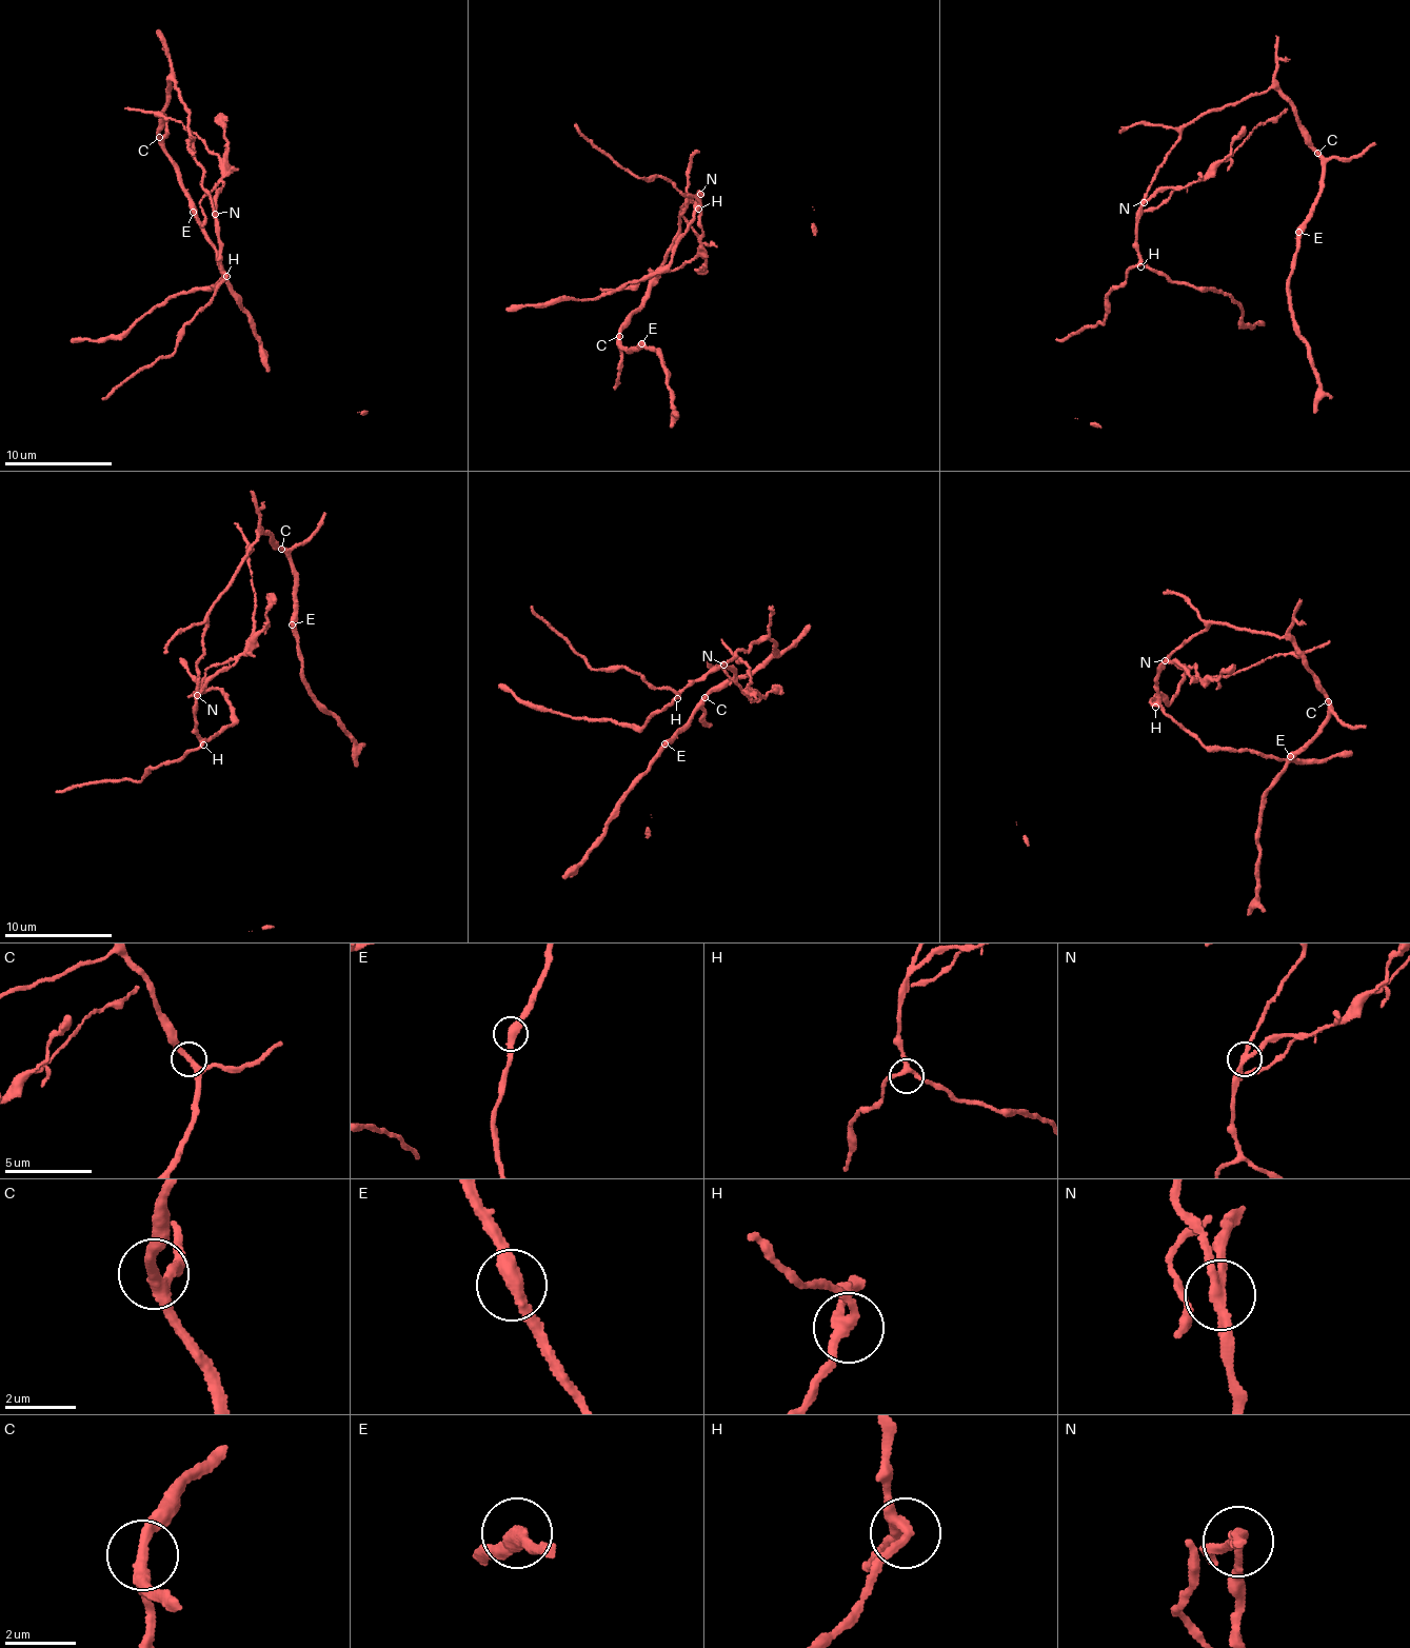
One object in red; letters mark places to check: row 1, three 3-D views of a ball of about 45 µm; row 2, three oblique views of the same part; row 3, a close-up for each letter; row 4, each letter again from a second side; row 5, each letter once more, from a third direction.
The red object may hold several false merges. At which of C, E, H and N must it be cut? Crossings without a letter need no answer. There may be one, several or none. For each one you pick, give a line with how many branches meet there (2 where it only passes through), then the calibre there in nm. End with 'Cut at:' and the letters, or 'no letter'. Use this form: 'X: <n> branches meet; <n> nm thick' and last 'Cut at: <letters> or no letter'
N: 3 branches meet; 220 nm thick
Cut at: N

